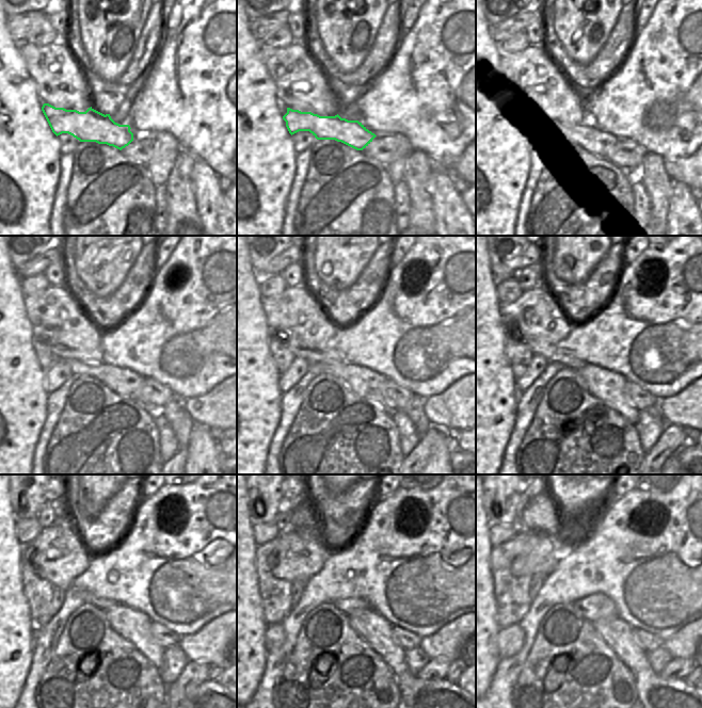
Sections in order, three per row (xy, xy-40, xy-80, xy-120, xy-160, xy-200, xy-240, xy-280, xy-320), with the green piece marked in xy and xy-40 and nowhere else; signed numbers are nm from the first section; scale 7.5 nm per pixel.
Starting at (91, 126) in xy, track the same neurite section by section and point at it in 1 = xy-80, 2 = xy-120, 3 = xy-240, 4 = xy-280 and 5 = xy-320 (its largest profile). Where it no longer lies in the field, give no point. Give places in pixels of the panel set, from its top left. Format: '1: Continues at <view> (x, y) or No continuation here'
1: Continues at xy-80 (602, 142)
2: Continues at xy-120 (123, 381)
3: Continues at xy-240 (134, 626)
4: Continues at xy-280 (371, 626)
5: Continues at xy-320 (654, 691)

